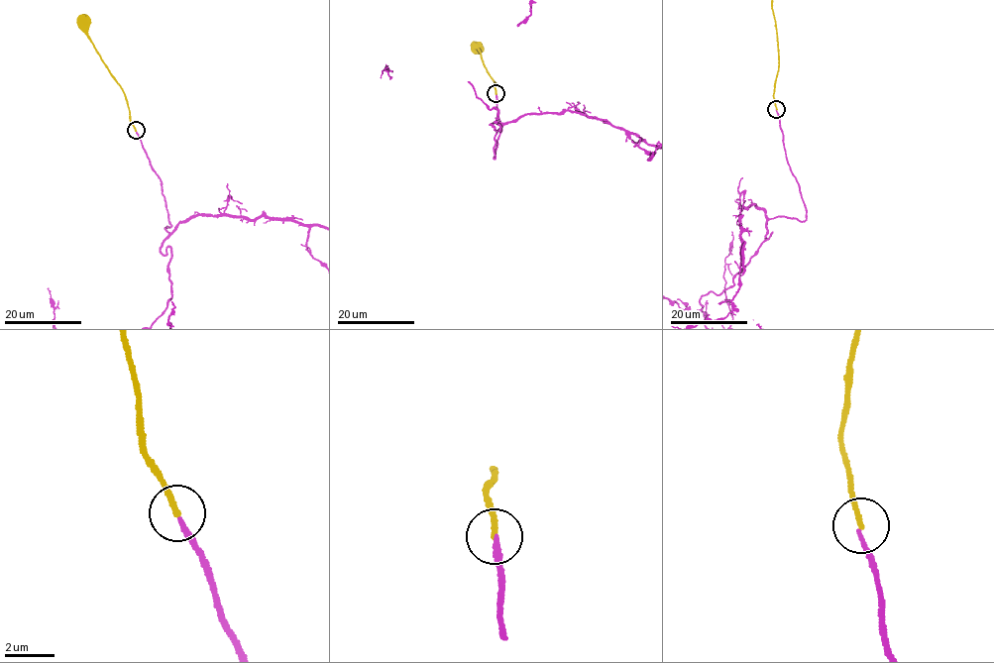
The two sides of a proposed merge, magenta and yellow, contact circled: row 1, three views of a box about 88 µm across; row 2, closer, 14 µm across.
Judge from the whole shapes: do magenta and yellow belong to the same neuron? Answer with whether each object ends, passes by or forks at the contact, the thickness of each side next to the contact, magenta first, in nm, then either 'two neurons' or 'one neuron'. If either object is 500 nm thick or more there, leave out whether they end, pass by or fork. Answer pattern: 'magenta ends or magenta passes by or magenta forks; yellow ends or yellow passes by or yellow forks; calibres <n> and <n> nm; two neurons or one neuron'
magenta ends; yellow ends; calibres 170 and 220 nm; two neurons

